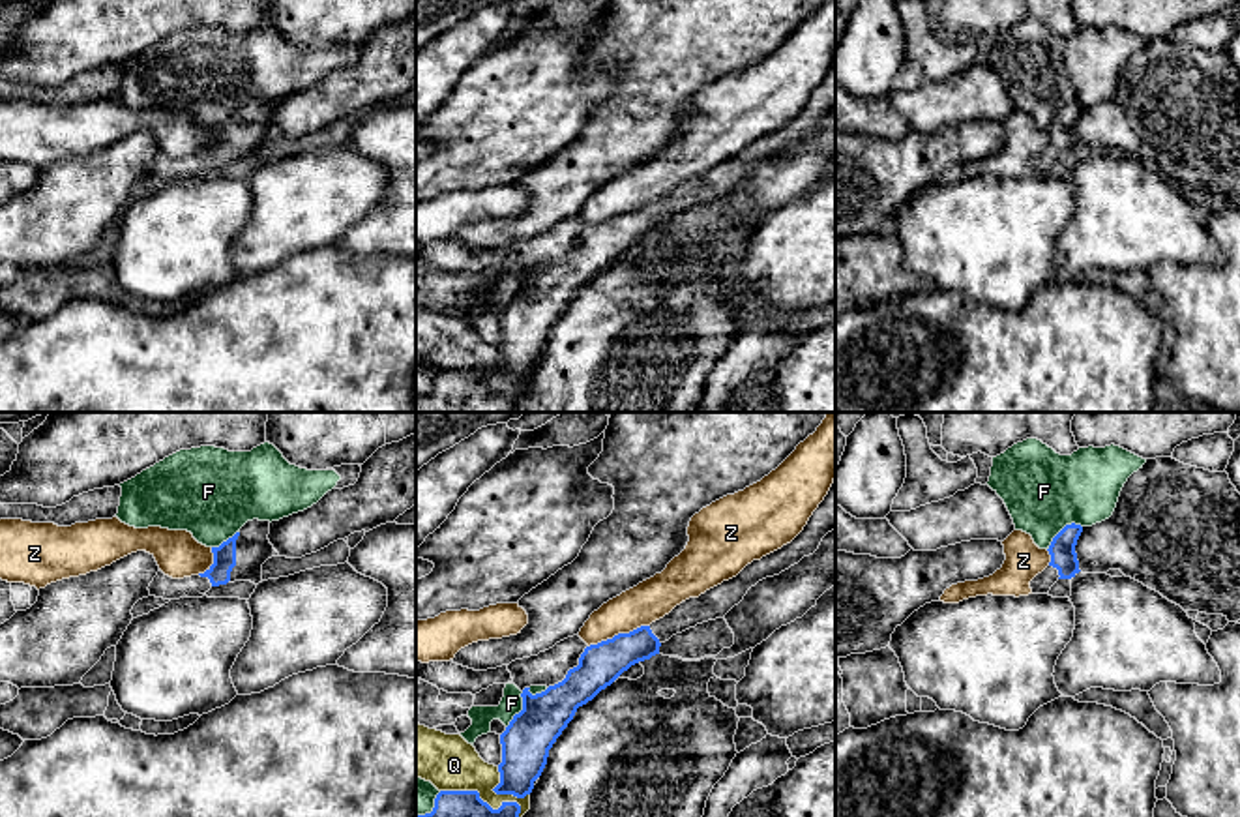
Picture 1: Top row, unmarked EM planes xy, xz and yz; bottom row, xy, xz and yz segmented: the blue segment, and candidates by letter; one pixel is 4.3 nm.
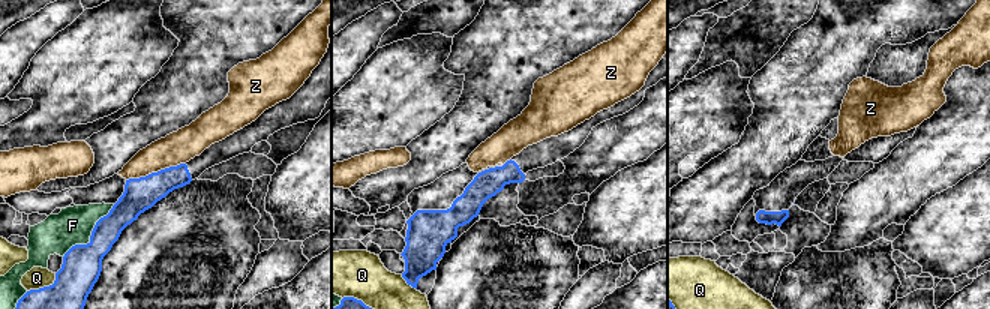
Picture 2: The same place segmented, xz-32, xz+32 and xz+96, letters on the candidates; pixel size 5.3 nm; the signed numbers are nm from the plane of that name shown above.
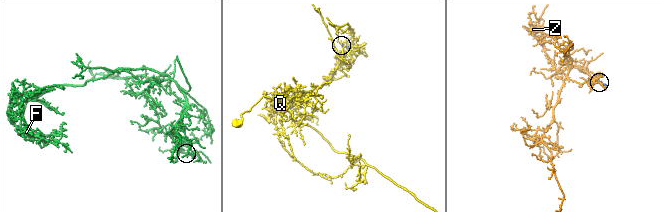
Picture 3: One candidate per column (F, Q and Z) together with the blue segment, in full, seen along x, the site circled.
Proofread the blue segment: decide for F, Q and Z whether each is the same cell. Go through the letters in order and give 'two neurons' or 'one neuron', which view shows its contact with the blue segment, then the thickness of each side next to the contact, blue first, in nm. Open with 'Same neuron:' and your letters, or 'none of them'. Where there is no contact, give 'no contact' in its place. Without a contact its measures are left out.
Same neuron: none of them
F: two neurons; meets blue in yz; 110 nm thick on the blue side, 340 nm on the other
Q: two neurons; meets blue in xz; 320 nm thick on the blue side, 240 nm on the other
Z: two neurons; meets blue in xz; 180 nm thick on the blue side, 180 nm on the other

